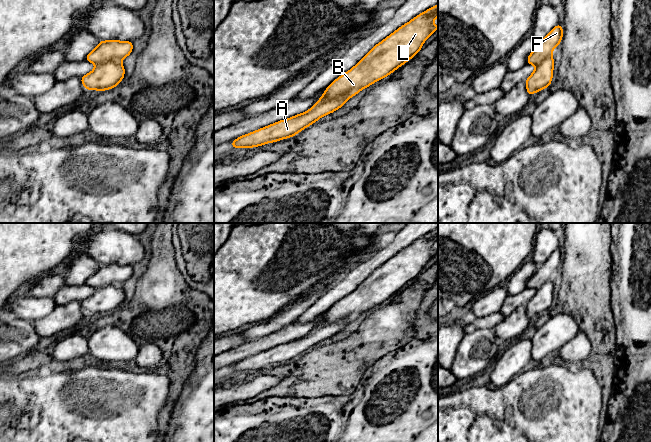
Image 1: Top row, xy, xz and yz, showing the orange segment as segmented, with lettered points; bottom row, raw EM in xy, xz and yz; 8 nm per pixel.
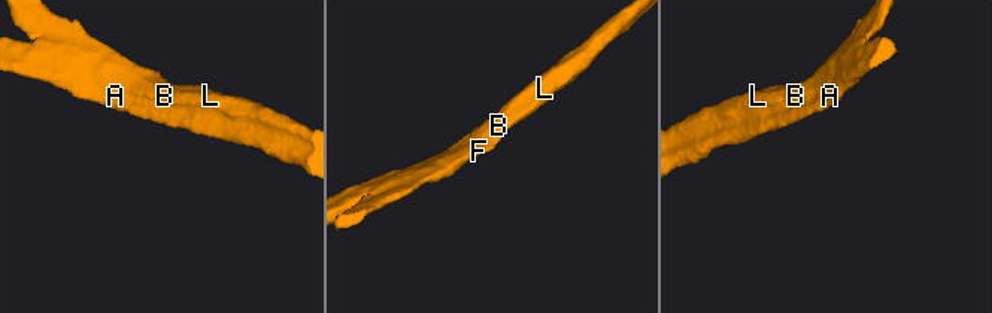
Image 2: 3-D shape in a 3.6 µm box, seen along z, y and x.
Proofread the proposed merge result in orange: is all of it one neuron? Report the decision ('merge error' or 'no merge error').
merge error

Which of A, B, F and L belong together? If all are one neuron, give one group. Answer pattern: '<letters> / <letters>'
A / B F L

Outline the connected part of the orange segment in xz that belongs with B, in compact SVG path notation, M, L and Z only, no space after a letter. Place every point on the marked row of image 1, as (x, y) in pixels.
M438 5L433 6L402 25L379 44L375 45L352 69L334 80L325 89L325 93L319 98L319 101L312 107L344 94L351 98L362 89L390 75L397 68L413 58L422 49L422 45L427 38L438 29L438 26L433 24L436 17L438 17Z

